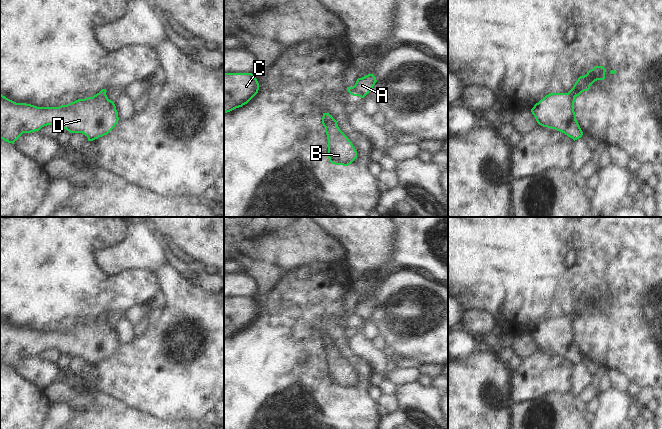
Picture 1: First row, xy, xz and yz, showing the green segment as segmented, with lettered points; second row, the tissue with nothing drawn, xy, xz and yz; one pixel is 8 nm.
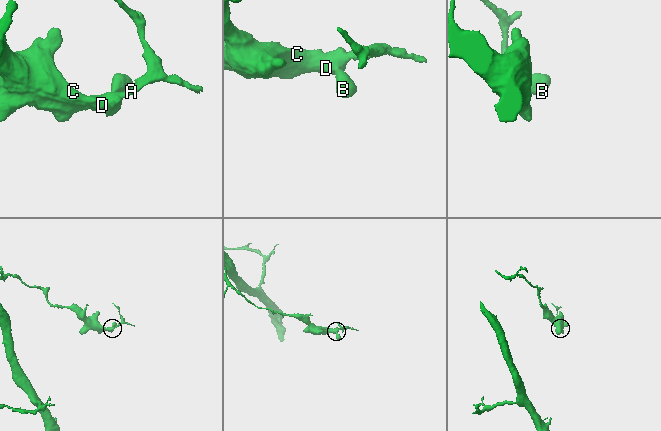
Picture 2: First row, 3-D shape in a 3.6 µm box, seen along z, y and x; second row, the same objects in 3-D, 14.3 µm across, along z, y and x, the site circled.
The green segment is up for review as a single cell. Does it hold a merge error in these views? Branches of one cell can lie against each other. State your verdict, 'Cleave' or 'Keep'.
Keep.

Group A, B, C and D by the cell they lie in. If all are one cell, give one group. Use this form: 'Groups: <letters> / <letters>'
Groups: A B C D.

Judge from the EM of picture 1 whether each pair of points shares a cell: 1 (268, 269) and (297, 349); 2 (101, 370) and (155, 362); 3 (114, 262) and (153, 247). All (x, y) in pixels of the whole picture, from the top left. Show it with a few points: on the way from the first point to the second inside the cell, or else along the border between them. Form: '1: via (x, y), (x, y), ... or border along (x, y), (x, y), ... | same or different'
1: border along (292, 270), (285, 273), (268, 291), (256, 291) | different
2: via (114, 370), (142, 370) | same
3: via (124, 256), (143, 249) | same

